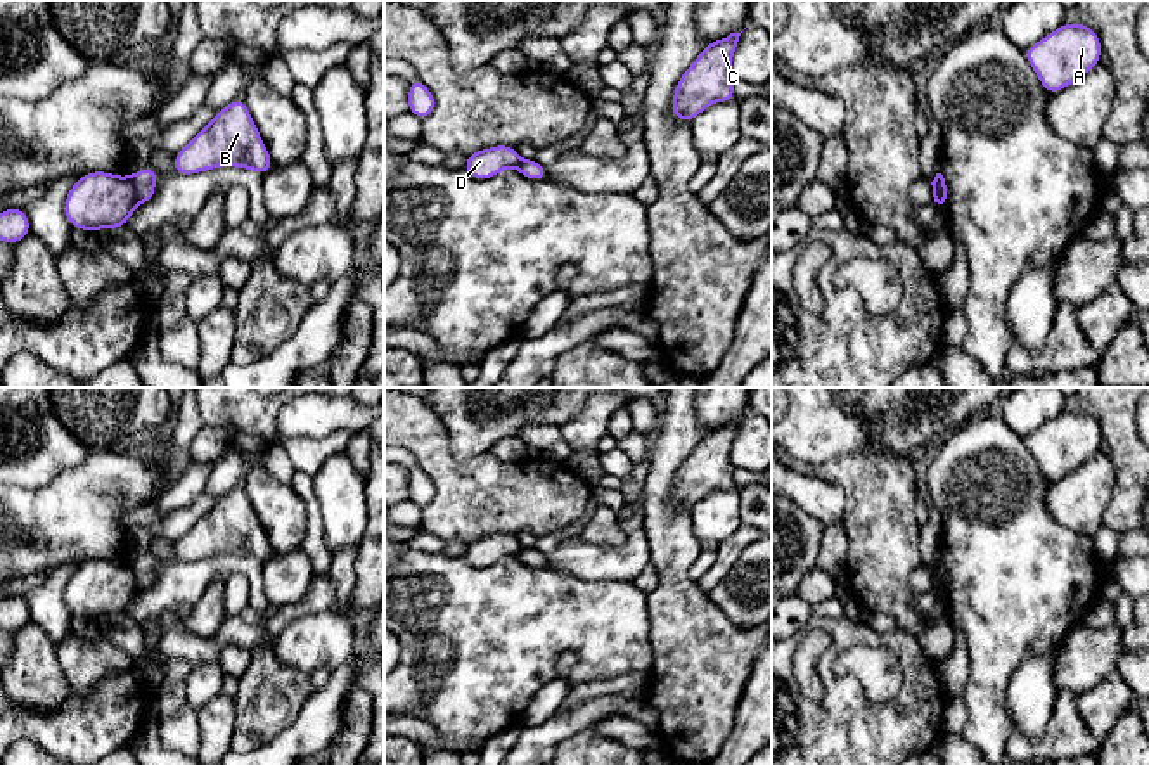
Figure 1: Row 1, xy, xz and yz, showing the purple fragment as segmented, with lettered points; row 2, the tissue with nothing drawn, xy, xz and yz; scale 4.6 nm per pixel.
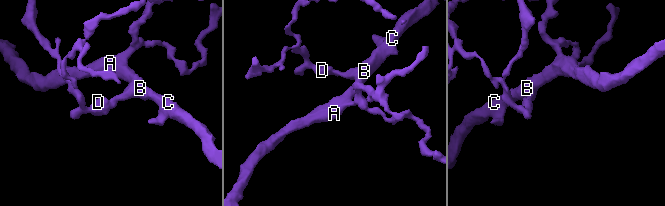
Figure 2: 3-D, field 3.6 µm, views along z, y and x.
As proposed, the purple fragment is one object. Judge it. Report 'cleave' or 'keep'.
cleave

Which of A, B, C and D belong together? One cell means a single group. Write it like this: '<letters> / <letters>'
A B C / D

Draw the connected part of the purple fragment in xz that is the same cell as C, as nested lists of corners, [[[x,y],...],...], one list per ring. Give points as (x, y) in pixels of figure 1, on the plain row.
[[[730,421],[727,426],[704,433],[675,474],[671,490],[675,505],[692,511],[709,492],[735,486],[730,450],[739,424],[741,421]]]

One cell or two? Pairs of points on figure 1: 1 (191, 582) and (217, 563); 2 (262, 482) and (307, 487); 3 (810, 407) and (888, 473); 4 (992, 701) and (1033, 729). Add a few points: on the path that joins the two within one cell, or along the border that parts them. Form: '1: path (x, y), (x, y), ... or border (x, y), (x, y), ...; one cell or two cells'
1: path (198, 575), (210, 568); one cell
2: border (289, 483), (305, 506), (307, 521); two cells
3: border (860, 450), (840, 454), (822, 462); two cells
4: border (1014, 670), (1007, 687), (1007, 717), (1013, 731); two cells

